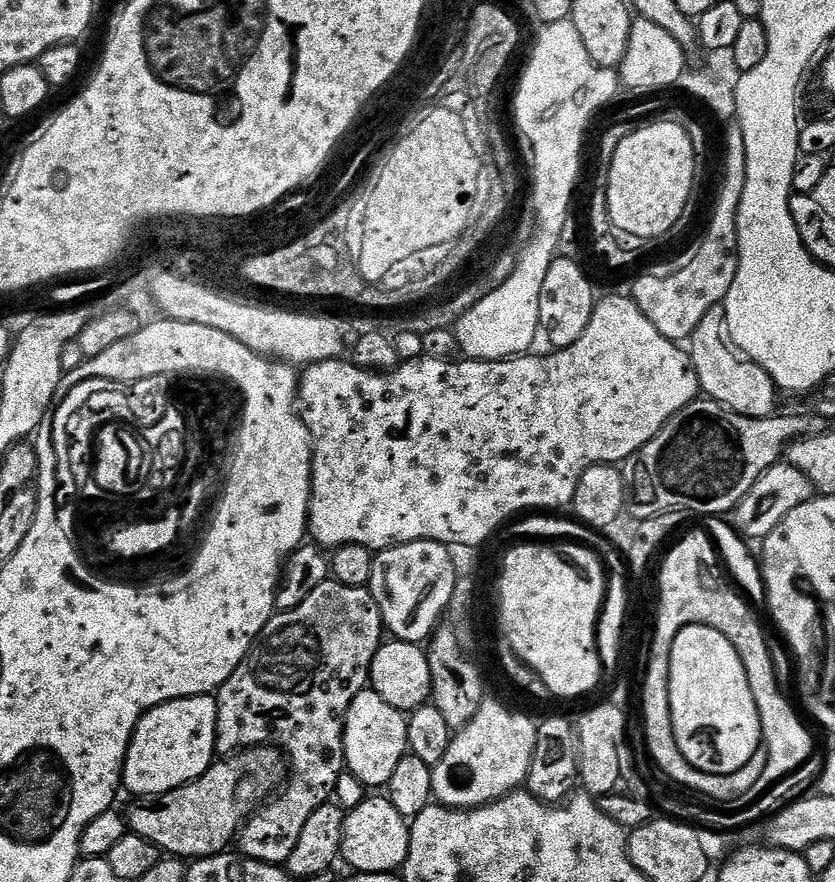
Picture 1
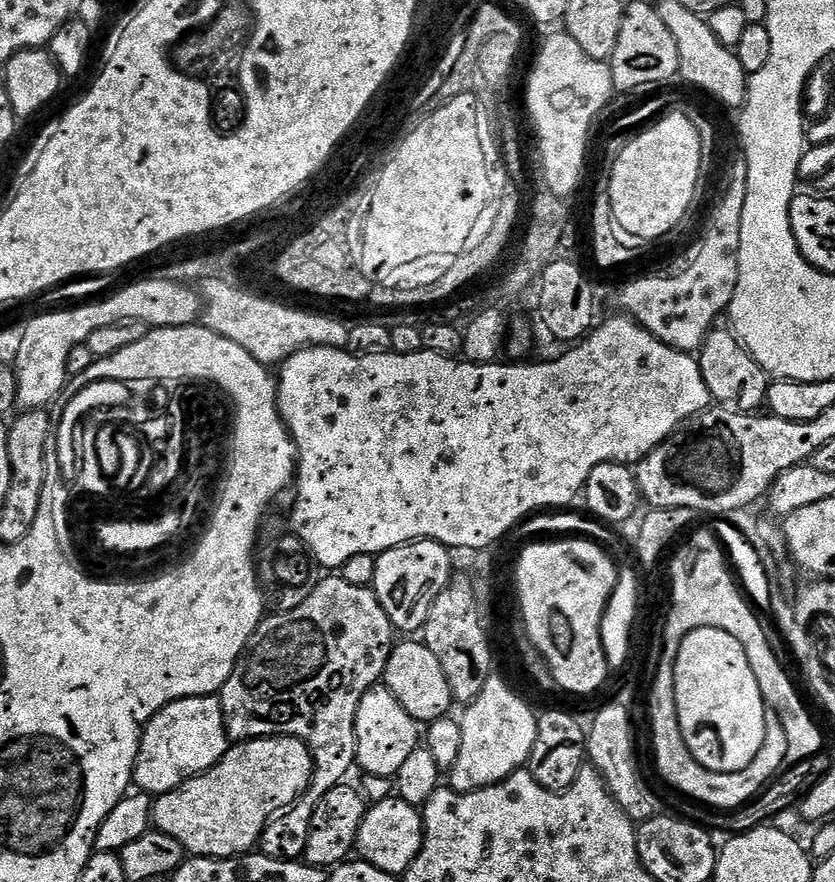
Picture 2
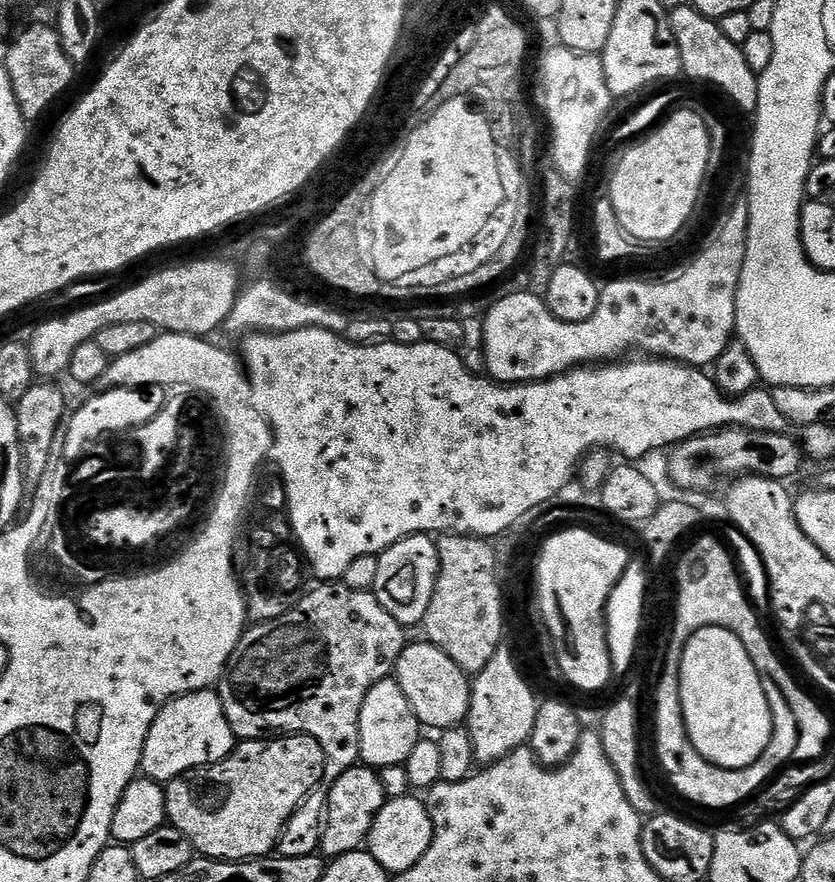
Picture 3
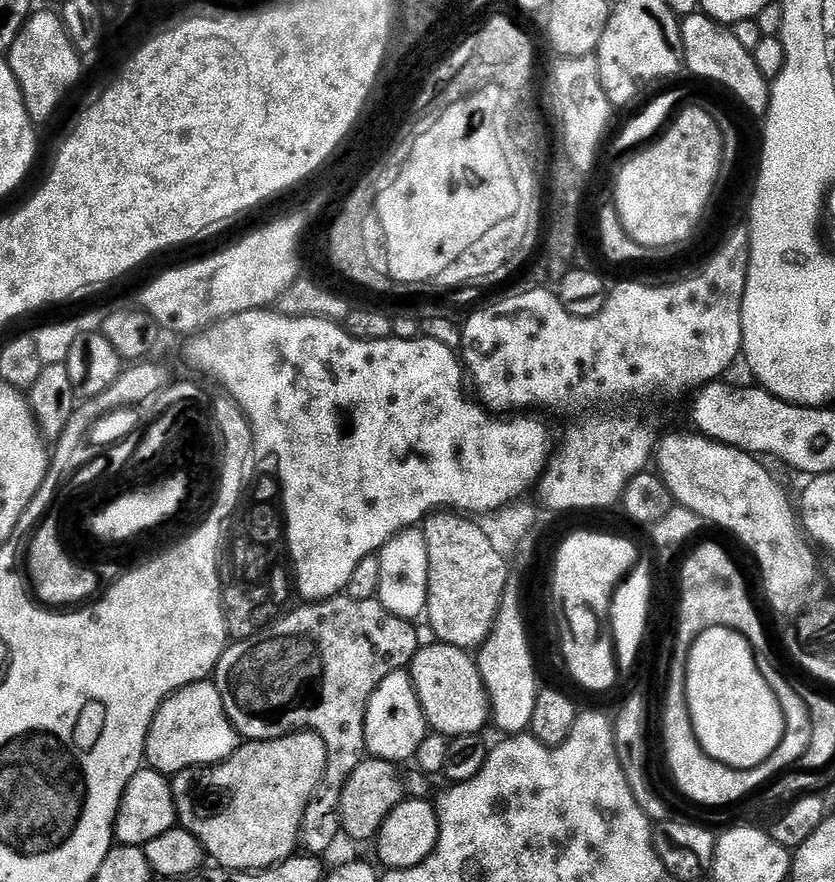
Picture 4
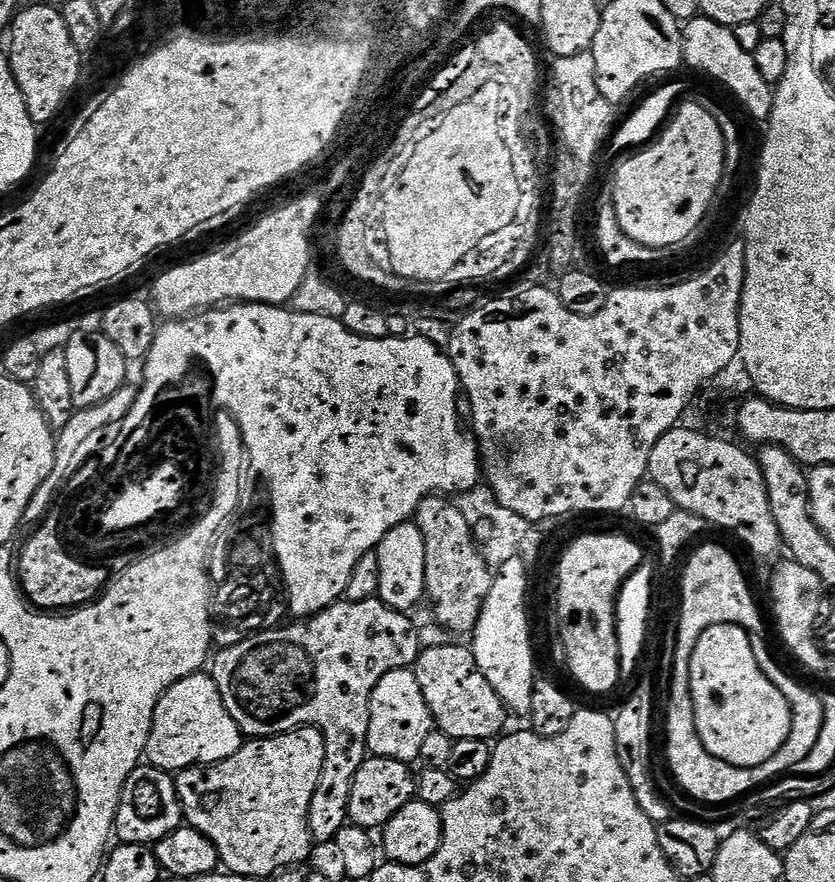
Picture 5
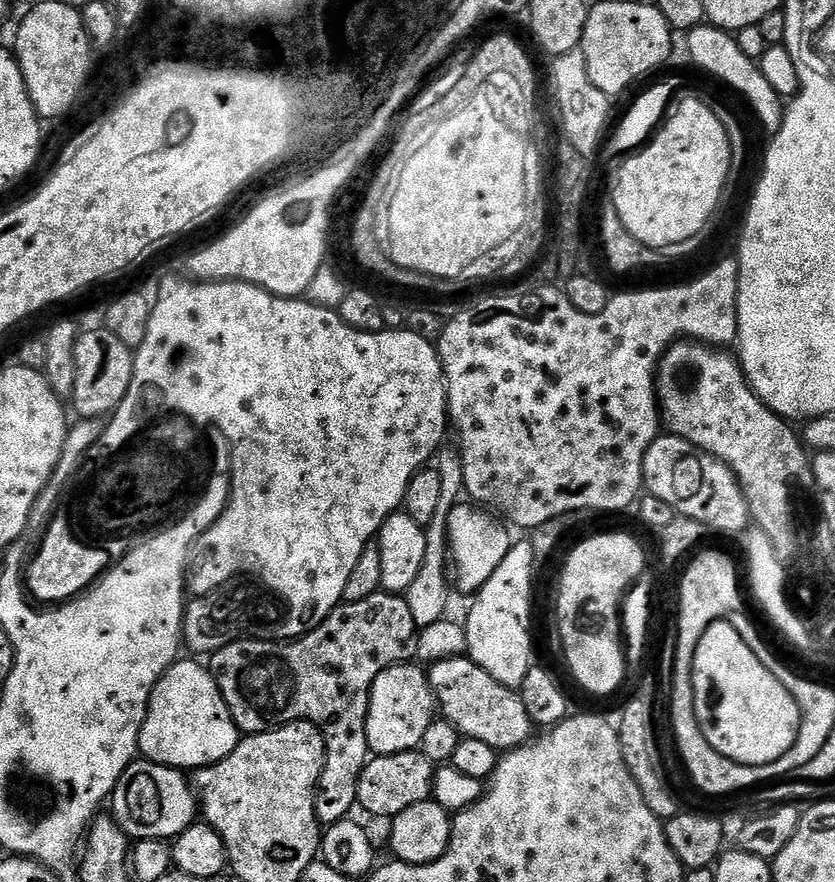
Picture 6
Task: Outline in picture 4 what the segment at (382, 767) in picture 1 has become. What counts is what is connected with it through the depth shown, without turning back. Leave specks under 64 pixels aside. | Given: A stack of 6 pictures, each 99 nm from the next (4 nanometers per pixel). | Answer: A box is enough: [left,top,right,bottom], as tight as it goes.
[364,670,430,766]

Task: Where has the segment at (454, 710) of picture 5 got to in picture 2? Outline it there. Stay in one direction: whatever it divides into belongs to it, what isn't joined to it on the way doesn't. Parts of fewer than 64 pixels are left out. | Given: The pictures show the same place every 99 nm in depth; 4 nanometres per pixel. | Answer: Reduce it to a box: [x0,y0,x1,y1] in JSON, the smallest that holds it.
[383,639,454,722]

